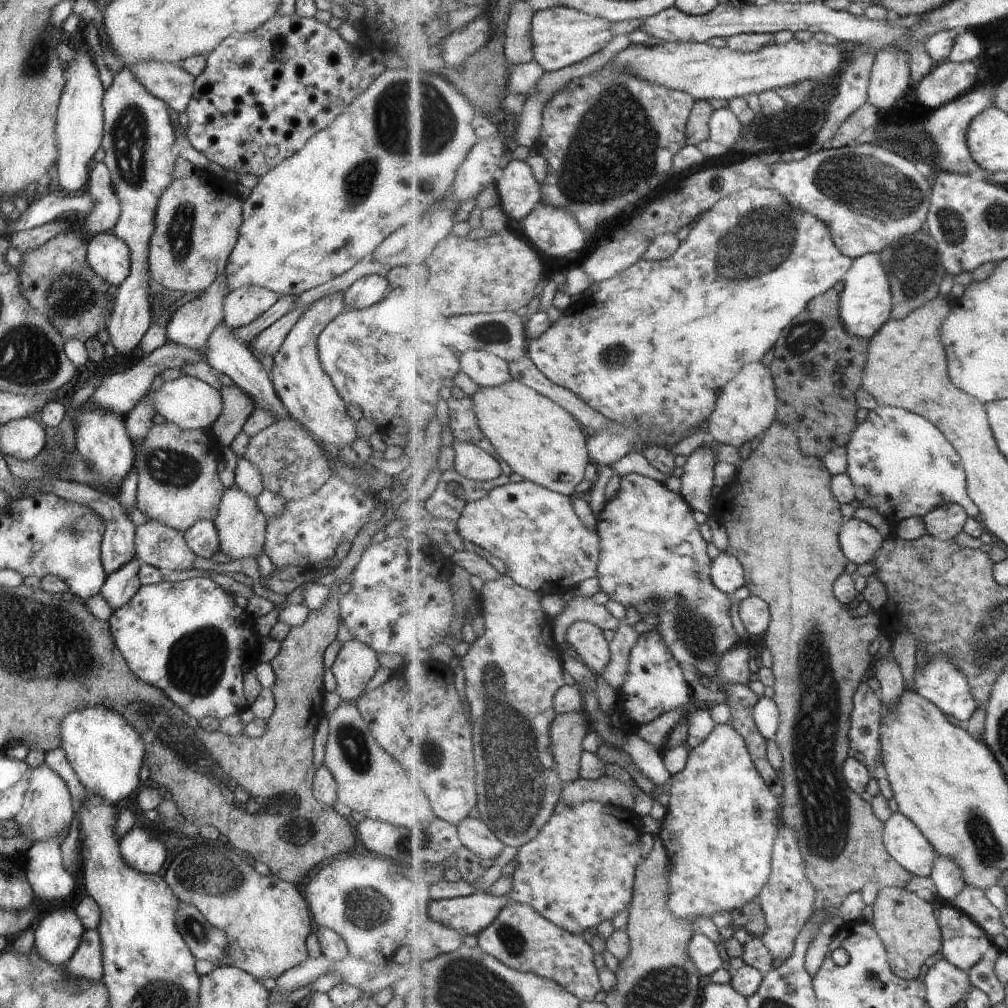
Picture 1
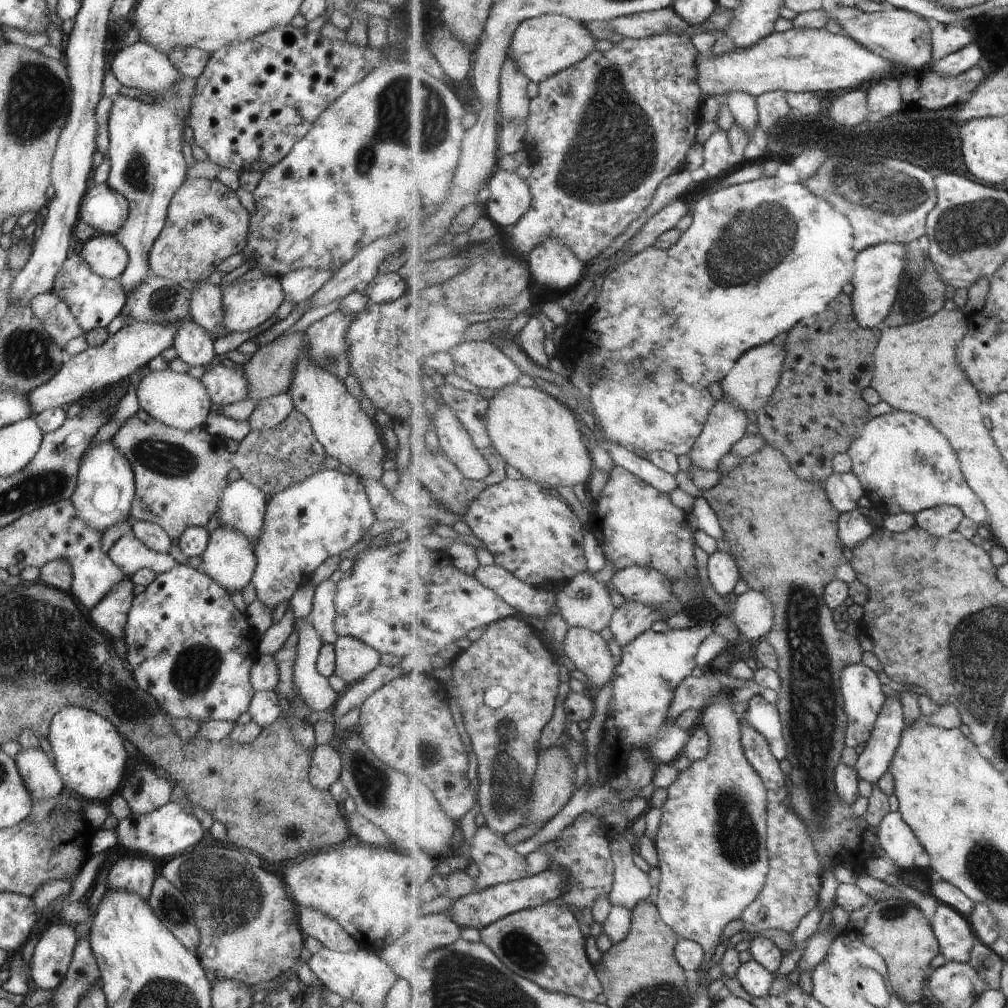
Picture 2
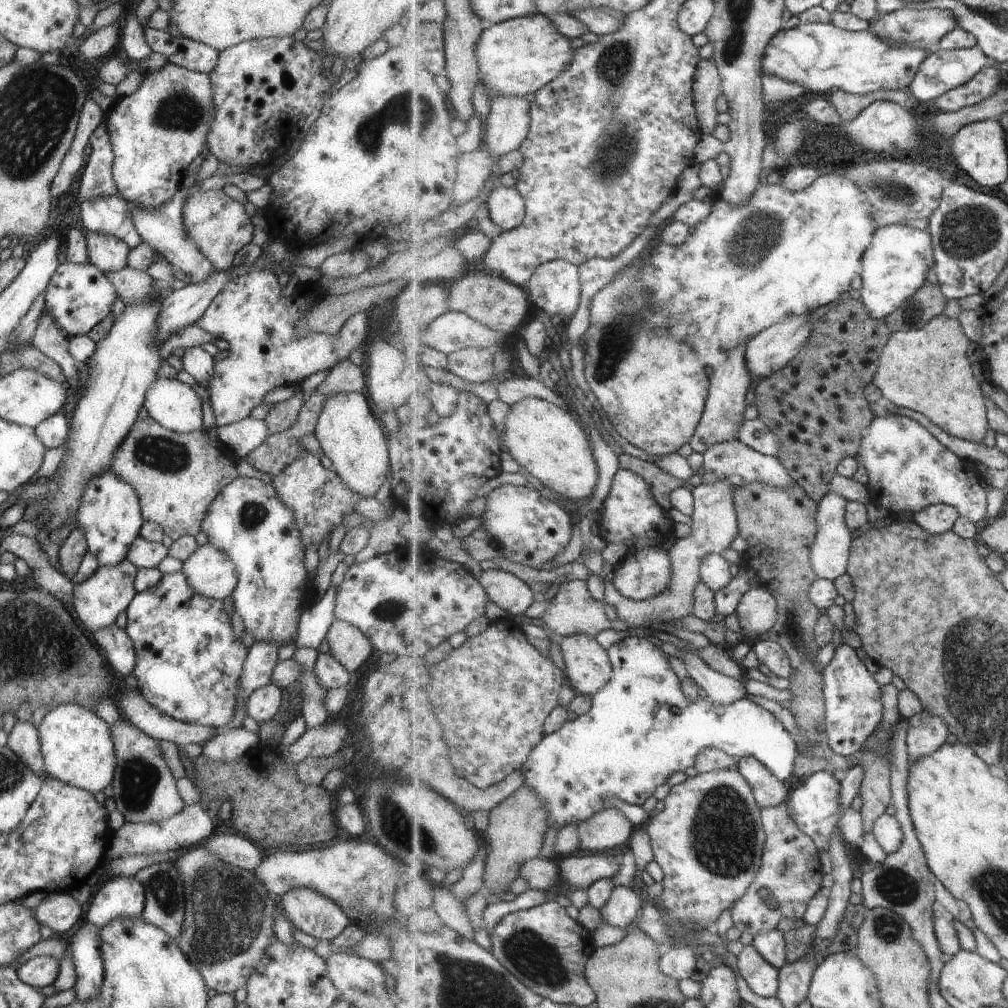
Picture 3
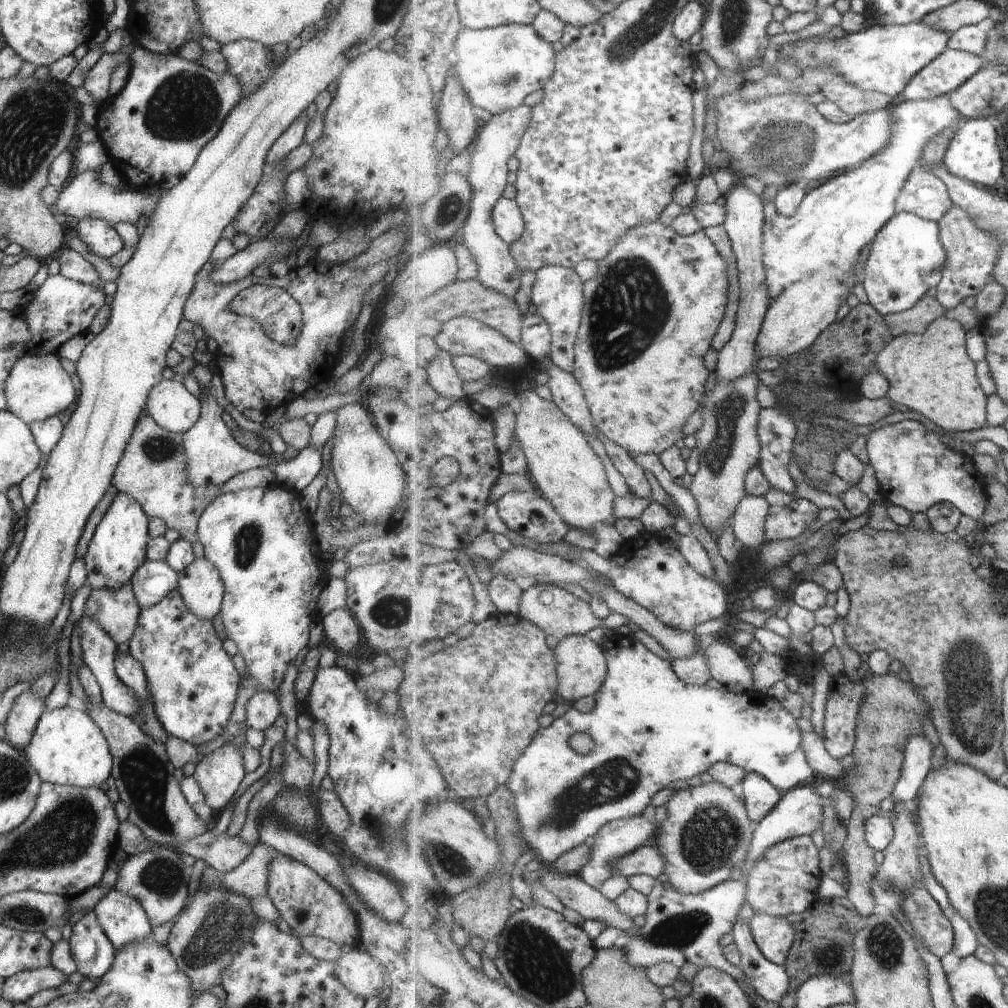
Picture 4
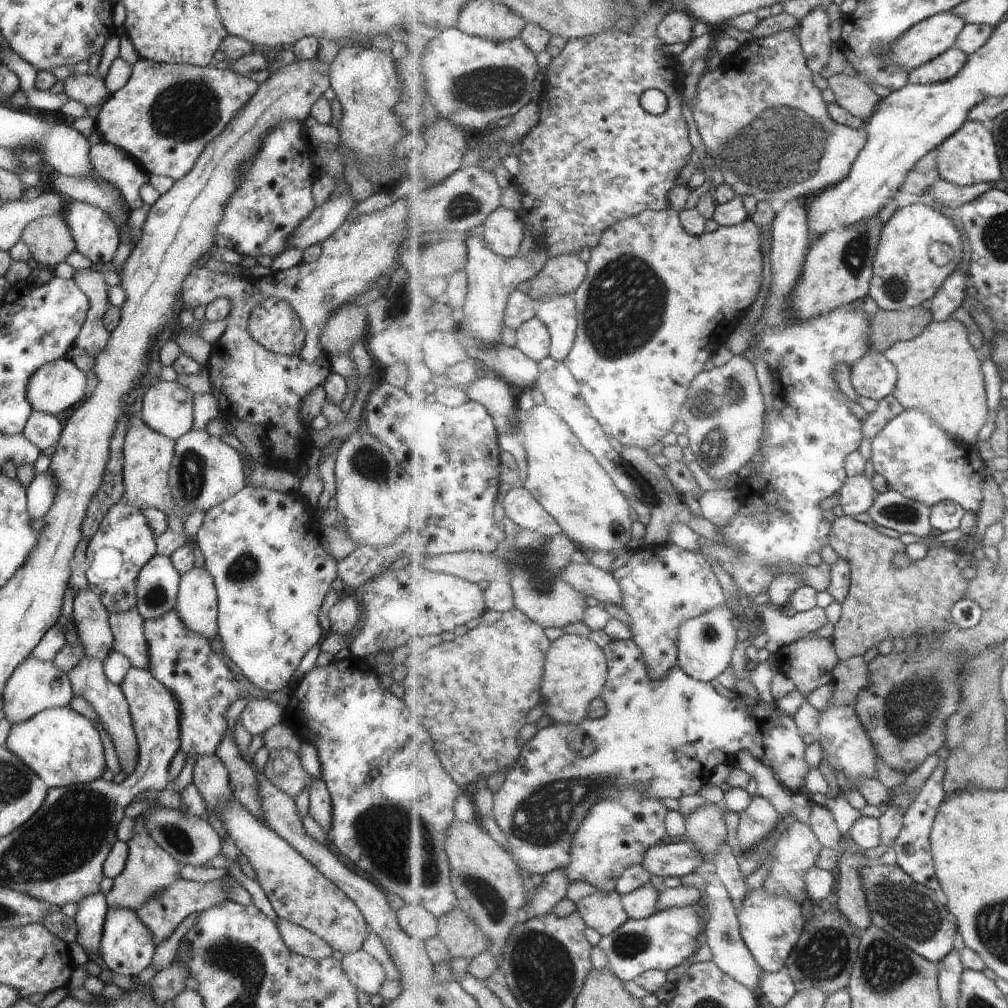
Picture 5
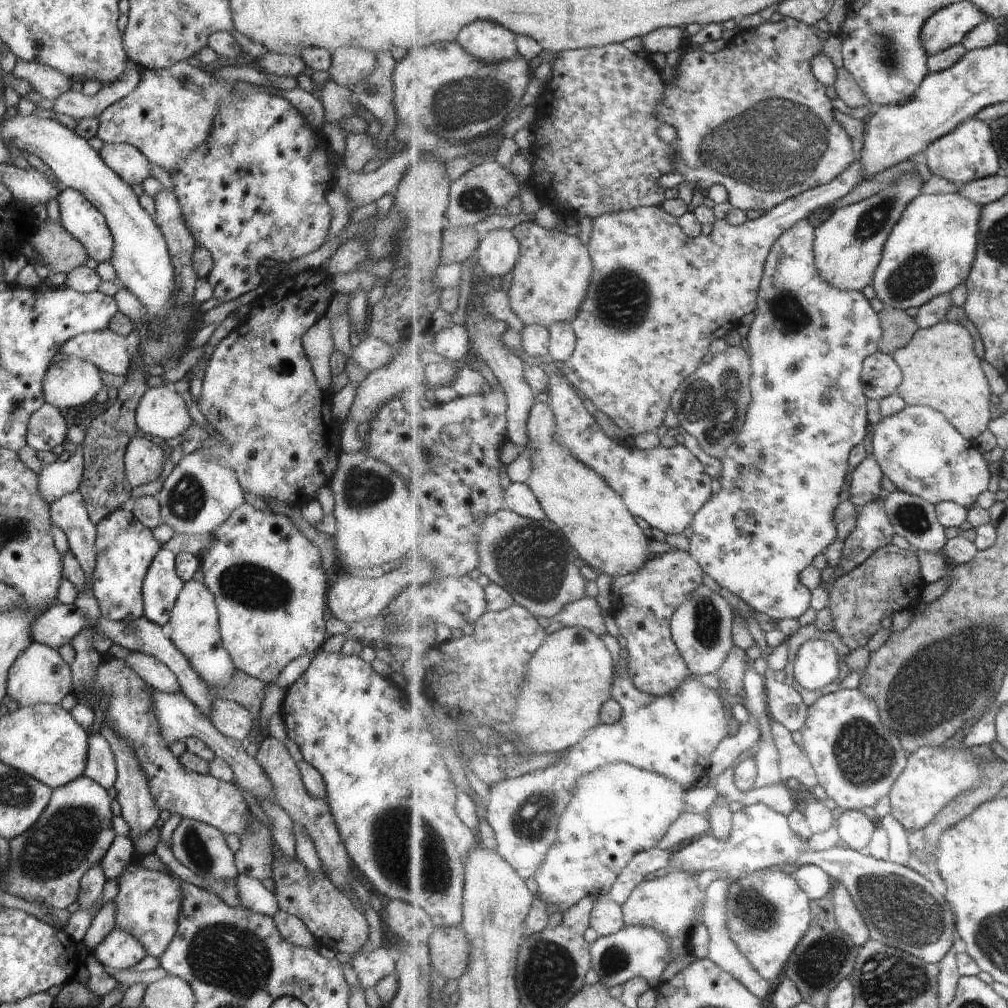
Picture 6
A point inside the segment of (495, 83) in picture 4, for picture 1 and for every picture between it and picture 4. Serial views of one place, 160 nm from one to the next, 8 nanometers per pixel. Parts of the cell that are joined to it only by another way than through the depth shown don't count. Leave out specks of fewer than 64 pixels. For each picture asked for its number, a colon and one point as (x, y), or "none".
1: (562, 36)
2: (544, 46)
3: (522, 55)

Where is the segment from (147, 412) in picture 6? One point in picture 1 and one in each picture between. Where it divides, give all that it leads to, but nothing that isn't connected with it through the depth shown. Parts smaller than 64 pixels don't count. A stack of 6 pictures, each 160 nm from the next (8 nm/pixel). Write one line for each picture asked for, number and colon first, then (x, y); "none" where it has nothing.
1: (191, 403)
2: (180, 401)
3: (173, 404)
4: (170, 405)
5: (166, 407)

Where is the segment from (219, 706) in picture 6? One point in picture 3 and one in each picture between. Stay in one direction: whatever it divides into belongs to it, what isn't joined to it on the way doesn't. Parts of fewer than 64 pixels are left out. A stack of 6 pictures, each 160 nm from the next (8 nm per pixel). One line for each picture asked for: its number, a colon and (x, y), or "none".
3: (262, 703)
4: (262, 708)
5: (257, 715)

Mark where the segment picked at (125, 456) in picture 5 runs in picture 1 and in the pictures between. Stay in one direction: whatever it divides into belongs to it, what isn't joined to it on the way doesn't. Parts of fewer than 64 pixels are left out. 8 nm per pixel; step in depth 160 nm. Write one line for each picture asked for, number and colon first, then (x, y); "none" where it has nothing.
1: (178, 484)
2: (179, 475)
3: (175, 475)
4: (150, 471)

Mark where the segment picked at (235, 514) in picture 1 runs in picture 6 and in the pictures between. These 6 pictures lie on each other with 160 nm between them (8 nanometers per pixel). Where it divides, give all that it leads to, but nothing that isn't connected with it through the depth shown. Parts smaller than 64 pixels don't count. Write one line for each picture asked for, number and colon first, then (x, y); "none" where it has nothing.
2: (228, 559)
3: (209, 572)
4: (199, 584)
5: (196, 603)
6: (193, 629)

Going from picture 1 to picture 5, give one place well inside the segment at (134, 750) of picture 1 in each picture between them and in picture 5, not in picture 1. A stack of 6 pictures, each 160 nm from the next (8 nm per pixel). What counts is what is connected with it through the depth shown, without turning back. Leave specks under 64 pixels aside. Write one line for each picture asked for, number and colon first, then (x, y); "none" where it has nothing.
2: (87, 749)
3: (77, 749)
4: (66, 747)
5: (59, 745)

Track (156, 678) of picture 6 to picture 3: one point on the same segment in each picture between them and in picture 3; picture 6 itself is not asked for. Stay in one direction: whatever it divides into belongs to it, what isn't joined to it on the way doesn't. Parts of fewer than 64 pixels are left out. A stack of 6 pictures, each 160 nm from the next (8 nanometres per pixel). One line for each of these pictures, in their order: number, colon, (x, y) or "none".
3: (96, 601)
4: (115, 611)
5: (126, 627)

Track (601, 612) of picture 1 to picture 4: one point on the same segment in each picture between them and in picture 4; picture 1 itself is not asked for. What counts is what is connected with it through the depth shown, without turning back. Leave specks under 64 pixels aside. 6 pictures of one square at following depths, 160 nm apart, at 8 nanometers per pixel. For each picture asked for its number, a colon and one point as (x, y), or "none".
2: (583, 602)
3: (573, 610)
4: (557, 611)

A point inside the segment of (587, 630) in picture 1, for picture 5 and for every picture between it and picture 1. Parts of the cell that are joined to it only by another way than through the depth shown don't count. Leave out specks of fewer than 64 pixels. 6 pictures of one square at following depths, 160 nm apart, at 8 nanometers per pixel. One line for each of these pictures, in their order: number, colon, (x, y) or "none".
2: (586, 648)
3: (588, 666)
4: (582, 666)
5: (576, 672)

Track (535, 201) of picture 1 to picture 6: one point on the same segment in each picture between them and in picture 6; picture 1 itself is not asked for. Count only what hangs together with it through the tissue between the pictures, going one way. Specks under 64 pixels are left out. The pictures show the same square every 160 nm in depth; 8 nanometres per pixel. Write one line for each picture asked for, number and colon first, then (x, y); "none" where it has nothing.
2: (509, 198)
3: (506, 206)
4: (508, 218)
5: (504, 230)
6: (499, 250)

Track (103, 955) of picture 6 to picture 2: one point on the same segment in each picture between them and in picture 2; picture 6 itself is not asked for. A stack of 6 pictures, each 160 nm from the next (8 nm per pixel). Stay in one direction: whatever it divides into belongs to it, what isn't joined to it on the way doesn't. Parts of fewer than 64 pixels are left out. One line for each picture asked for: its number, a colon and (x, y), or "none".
2: (133, 873)
3: (116, 897)
4: (122, 918)
5: (126, 945)

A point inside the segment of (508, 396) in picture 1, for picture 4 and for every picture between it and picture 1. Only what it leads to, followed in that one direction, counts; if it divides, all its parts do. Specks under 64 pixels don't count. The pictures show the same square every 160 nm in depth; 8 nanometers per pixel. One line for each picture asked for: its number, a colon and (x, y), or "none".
2: (537, 434)
3: (548, 442)
4: (565, 469)

